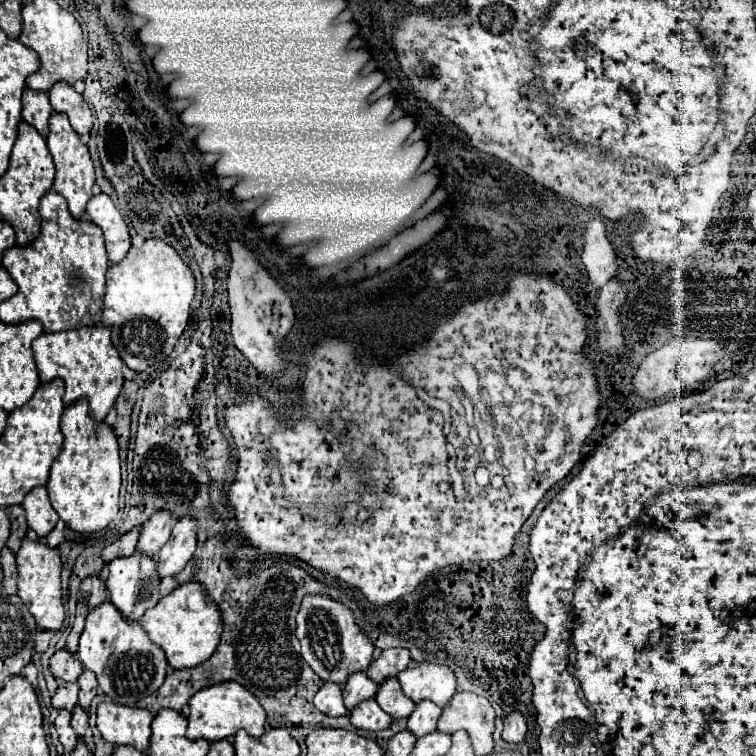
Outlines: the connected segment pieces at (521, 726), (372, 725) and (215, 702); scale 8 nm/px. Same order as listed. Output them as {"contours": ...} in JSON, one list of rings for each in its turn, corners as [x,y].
{"contours":[[[[518,711],[510,713],[510,715],[504,719],[502,741],[518,745],[518,743],[524,741],[524,735],[526,735],[526,721],[524,721],[524,715],[518,713]]],[[[370,699],[370,703],[364,703],[358,707],[358,711],[354,711],[354,715],[350,715],[350,723],[362,731],[382,731],[390,727],[392,719],[378,707],[374,699]]],[[[224,683],[218,687],[202,689],[202,691],[198,691],[198,695],[194,695],[190,699],[186,737],[190,741],[206,739],[206,741],[214,743],[214,741],[230,739],[240,729],[246,729],[250,737],[258,739],[264,733],[264,723],[266,723],[266,711],[260,707],[258,699],[238,683]]]]}

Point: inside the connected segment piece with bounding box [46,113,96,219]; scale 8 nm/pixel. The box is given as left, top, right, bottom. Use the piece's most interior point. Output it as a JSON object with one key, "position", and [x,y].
{"position":[75,178]}

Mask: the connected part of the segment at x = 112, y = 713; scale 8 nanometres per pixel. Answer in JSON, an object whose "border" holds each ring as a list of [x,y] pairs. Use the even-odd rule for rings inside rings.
{"border":[[[100,703],[96,713],[96,727],[108,743],[132,745],[142,753],[148,751],[150,723],[154,719],[150,711],[118,703]]]}

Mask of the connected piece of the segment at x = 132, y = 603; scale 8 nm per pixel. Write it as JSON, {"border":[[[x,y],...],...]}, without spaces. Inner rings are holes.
{"border":[[[134,553],[126,559],[116,559],[114,563],[108,565],[108,579],[106,579],[108,601],[120,611],[120,615],[126,621],[142,619],[144,611],[158,603],[158,599],[160,599],[158,587],[160,587],[160,579],[156,575],[156,561],[154,559],[142,559],[142,555]]]}

